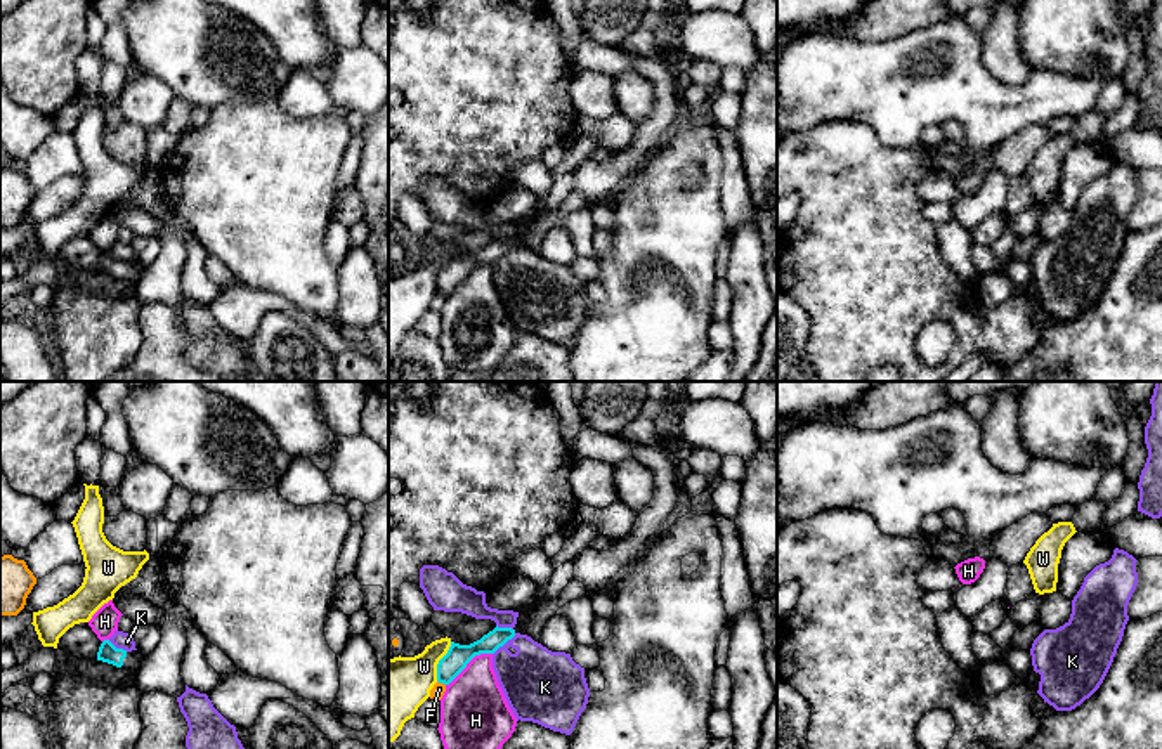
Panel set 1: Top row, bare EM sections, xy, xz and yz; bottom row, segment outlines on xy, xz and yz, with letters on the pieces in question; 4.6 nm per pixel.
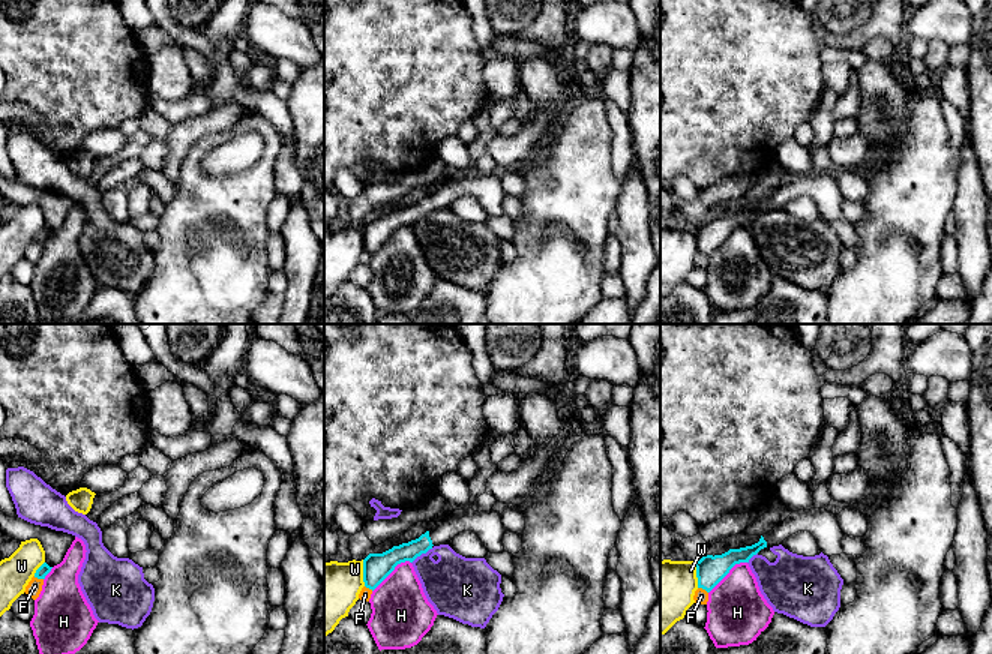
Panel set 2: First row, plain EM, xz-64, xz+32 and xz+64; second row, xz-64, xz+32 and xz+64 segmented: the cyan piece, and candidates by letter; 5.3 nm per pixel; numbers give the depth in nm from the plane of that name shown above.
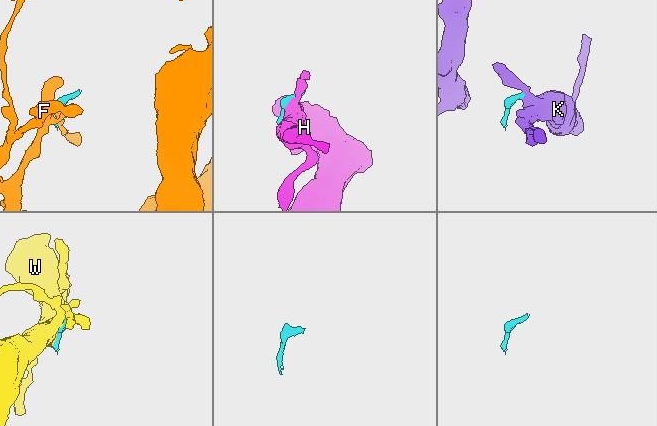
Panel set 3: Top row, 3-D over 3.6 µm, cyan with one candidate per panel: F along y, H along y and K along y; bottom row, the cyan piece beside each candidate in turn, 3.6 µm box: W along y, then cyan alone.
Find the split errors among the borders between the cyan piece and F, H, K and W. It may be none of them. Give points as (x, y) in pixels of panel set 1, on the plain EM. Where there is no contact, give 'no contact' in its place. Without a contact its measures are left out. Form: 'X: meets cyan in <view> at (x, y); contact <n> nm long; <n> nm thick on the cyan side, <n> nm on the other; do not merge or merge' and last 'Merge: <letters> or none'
F: meets cyan in xz at (441, 293); contact 50 nm long; 110 nm thick on the cyan side, 60 nm on the other; do not merge
H: meets cyan in xz at (469, 273); contact 260 nm long; 110 nm thick on the cyan side, 320 nm on the other; do not merge
K: meets cyan in xz at (503, 255); contact 150 nm long; 110 nm thick on the cyan side, 320 nm on the other; do not merge
W: meets cyan in xz at (439, 273); contact 200 nm long; 110 nm thick on the cyan side, 280 nm on the other; do not merge
Merge: none

